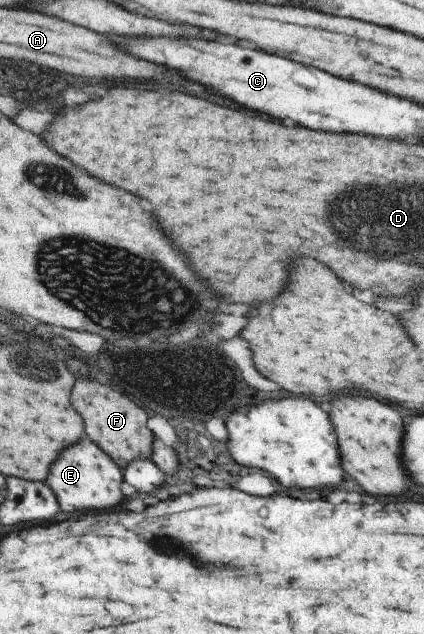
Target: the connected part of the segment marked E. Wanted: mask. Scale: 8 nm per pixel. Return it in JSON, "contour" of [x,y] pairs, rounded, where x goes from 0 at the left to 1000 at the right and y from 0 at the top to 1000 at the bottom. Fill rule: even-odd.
{"contour":[[[198,689],[189,697],[156,703],[156,710],[142,710],[137,722],[127,722],[127,729],[118,732],[106,754],[106,762],[127,778],[142,804],[156,811],[236,808],[283,798],[295,784],[283,774],[288,759],[288,743],[276,732],[269,732],[222,697]]]}

